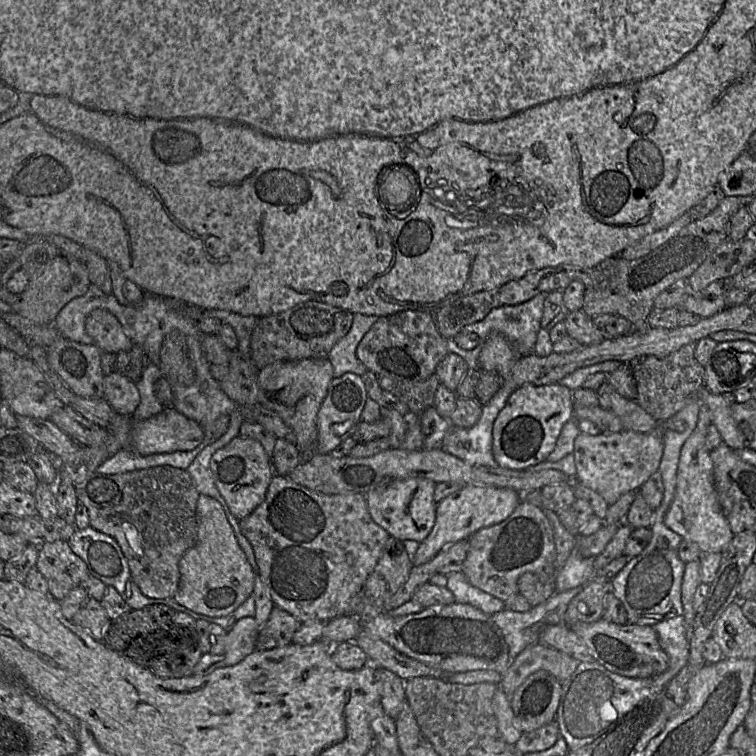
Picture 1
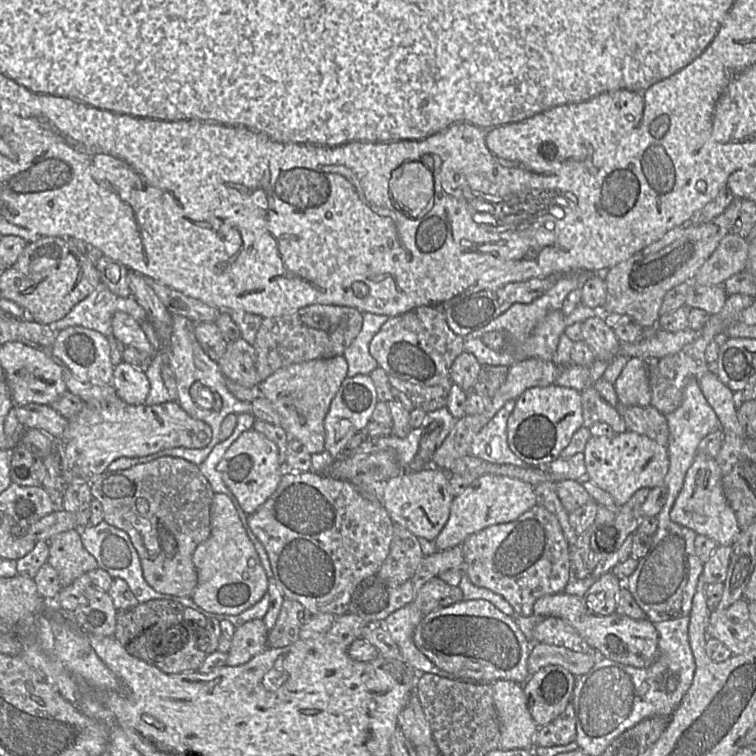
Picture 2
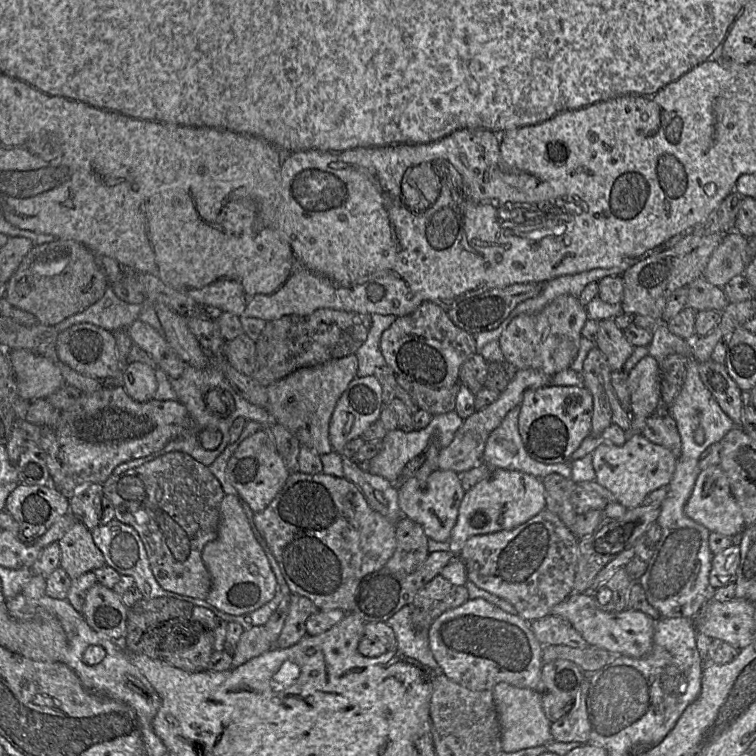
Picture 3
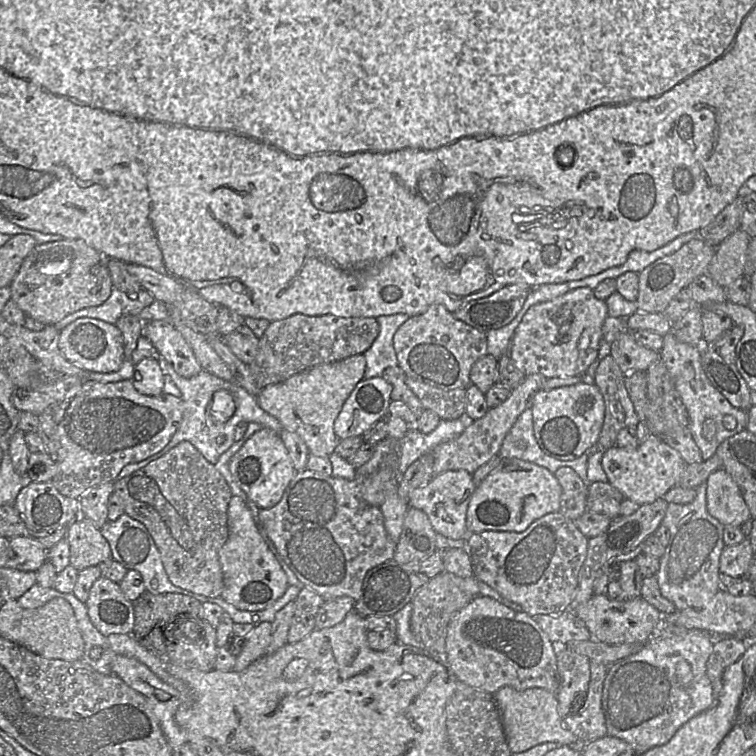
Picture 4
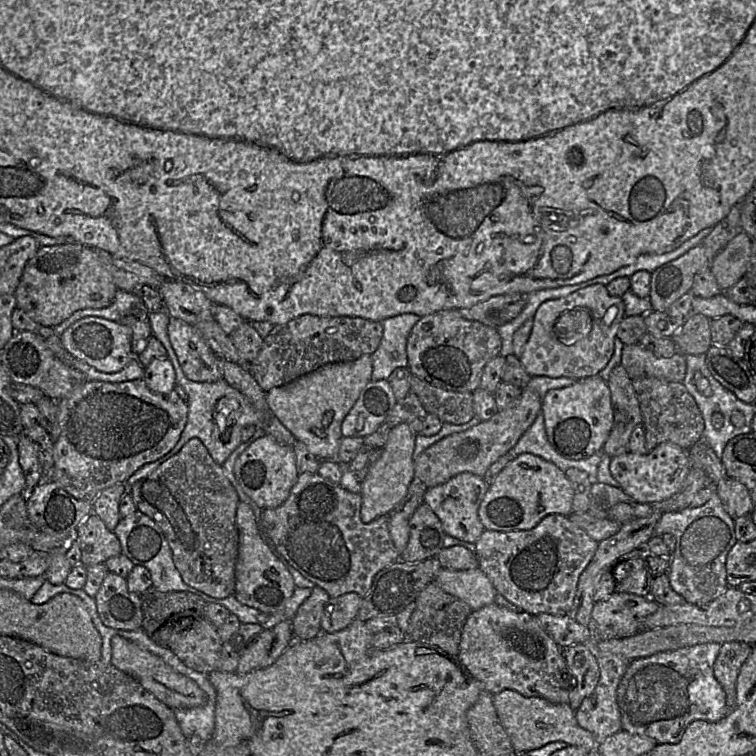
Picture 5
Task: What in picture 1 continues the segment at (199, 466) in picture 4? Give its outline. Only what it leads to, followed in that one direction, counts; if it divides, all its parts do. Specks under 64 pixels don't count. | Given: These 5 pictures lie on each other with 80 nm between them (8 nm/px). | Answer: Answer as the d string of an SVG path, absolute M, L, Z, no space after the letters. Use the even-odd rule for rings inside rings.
M168 465L118 474L103 474L96 471L88 475L83 481L77 483L75 485L75 491L79 503L87 509L90 527L110 535L119 544L125 558L127 559L131 577L140 588L141 592L150 598L173 598L178 590L180 581L179 561L185 552L192 548L197 541L196 507L200 492L196 489L188 471L186 469L180 469Z

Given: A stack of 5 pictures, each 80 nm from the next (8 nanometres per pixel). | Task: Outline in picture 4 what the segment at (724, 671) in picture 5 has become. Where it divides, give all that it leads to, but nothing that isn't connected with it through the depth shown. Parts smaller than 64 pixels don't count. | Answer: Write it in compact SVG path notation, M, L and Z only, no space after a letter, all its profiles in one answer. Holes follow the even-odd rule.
M720 637L714 641L713 651L707 662L707 675L716 697L722 689L725 669L742 657L747 649L747 644L743 638L738 637Z

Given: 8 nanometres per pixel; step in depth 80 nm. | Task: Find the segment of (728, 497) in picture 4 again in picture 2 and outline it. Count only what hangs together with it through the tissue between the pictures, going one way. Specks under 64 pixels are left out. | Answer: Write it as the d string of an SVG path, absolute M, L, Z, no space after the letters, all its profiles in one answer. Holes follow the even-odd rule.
M702 452L697 453L685 476L683 488L670 511L670 519L693 530L697 535L707 536L717 542L719 546L733 543L741 528L724 495L722 473L715 459Z

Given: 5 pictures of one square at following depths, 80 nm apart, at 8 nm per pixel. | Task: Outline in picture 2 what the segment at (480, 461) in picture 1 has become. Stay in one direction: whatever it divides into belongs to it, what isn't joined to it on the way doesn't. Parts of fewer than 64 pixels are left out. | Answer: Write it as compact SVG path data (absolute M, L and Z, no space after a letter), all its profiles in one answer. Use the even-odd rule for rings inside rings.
M515 400L508 401L496 415L477 433L471 444L470 454L495 464L526 466L509 448L507 421Z

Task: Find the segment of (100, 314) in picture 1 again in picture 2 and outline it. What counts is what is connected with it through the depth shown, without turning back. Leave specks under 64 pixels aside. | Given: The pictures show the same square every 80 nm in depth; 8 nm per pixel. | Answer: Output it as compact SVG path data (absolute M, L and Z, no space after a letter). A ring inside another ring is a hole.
M116 312L114 314L112 335L126 347L134 347L151 357L158 353L148 340L141 324L124 312Z

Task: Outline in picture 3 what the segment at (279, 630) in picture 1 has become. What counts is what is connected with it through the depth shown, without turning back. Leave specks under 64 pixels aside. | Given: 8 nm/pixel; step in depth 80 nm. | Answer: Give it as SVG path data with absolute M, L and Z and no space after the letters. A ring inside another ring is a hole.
M290 595L289 611L274 647L288 648L297 644L307 636L307 621L318 612L318 608L308 598Z

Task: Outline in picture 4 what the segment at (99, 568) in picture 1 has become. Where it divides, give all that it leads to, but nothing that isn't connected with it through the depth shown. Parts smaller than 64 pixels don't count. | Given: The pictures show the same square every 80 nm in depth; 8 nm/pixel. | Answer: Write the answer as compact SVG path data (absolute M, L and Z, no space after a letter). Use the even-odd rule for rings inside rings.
M123 514L116 521L108 521L100 531L110 545L112 560L119 562L127 570L138 571L143 578L147 592L152 594L176 593L190 596L190 591L173 585L169 580L159 550L141 522Z

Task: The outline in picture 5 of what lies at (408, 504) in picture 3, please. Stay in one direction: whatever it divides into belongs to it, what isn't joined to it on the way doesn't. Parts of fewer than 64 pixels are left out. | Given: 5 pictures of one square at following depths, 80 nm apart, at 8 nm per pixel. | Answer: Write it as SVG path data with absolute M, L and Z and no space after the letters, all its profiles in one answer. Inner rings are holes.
M463 472L443 484L427 489L423 503L437 515L447 535L469 543L476 543L485 531L478 516L478 509L488 488L489 484L482 477Z

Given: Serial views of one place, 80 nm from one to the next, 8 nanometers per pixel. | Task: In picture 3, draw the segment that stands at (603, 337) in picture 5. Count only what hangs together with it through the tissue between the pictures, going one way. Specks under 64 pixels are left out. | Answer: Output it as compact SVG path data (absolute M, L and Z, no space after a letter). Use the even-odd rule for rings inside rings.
M564 295L548 303L541 311L521 314L503 331L498 344L504 358L517 369L537 369L554 375L570 369L582 339L582 329L588 321L587 310L577 296Z

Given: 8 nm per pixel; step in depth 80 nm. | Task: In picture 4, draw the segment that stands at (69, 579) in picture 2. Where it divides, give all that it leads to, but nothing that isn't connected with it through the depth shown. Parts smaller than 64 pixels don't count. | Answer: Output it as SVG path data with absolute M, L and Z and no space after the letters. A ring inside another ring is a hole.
M87 518L72 522L65 539L70 548L70 565L79 572L112 559L109 543Z

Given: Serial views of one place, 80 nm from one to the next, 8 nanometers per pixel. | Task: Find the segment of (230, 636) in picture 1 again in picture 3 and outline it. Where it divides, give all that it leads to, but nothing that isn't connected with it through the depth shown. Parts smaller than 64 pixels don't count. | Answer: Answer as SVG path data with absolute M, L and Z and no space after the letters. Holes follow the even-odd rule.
M264 625L245 629L232 656L232 667L239 667L272 648L272 643L268 640L268 634Z

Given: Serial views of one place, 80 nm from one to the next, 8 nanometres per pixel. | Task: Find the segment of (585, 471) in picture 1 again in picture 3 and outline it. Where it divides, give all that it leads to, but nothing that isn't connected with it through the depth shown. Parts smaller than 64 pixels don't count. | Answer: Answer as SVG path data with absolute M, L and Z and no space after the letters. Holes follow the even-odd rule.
M631 434L622 445L602 442L591 454L595 481L612 492L616 501L627 509L641 506L650 492L667 486L678 458L667 448L640 434Z

